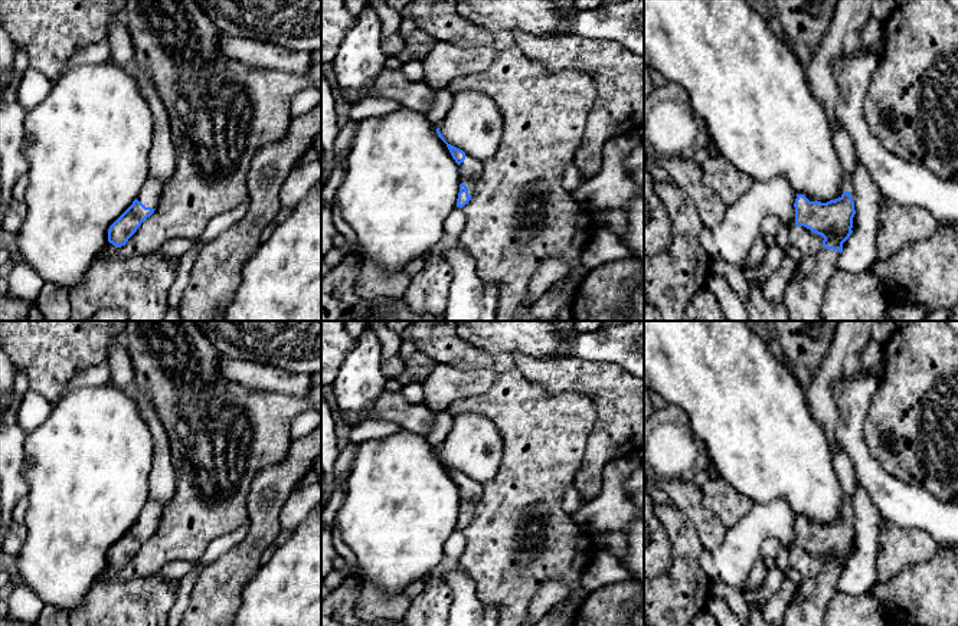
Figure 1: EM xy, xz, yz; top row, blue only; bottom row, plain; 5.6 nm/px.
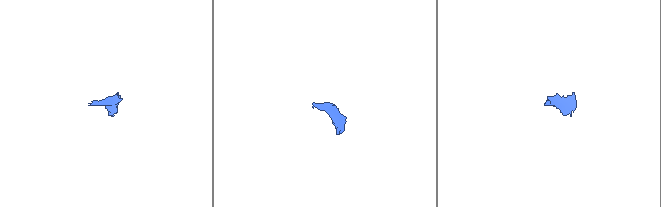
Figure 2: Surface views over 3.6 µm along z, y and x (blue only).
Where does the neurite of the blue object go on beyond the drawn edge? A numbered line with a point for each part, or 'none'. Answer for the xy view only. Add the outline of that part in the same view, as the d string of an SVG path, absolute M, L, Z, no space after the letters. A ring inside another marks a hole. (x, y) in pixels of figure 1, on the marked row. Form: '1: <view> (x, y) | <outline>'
1: xy (150, 194) | M148 177L137 196L146 207L157 209L163 194L163 184L158 180Z

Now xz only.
1: xz (471, 169) | M465 154L465 160L460 164L460 170L462 171L461 183L467 186L468 196L473 197L475 186L483 173L483 161Z

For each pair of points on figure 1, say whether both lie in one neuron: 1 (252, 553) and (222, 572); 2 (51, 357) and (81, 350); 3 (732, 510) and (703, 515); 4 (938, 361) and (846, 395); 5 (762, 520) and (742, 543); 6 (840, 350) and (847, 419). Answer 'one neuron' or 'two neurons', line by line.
1: one neuron
2: one neuron
3: two neurons
4: two neurons
5: one neuron
6: two neurons

